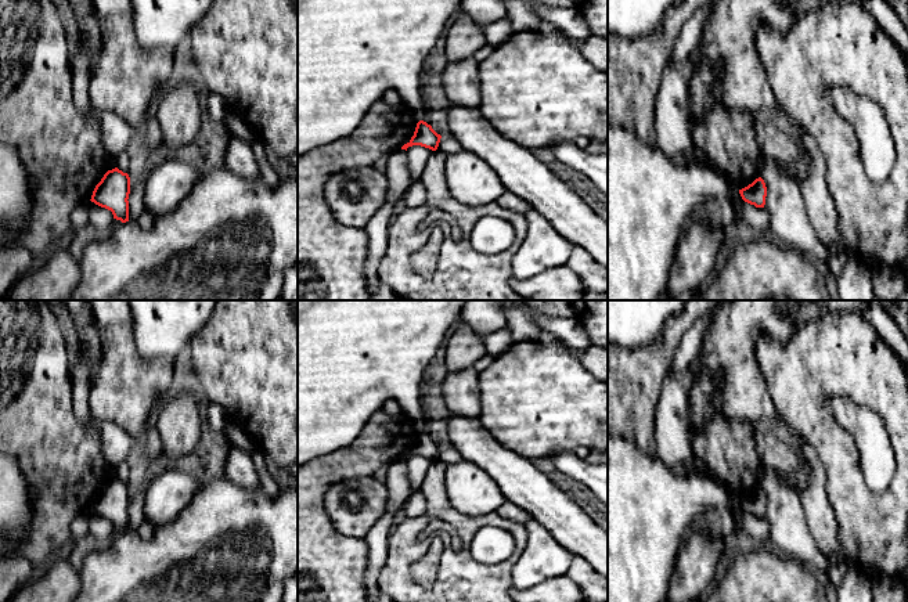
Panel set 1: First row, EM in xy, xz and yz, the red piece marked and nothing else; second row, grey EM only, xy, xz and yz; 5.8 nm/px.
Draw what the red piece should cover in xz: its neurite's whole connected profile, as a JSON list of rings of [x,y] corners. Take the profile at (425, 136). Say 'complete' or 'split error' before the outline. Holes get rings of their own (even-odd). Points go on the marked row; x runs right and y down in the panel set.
complete; [[[419,120],[417,123],[414,136],[411,137],[411,140],[407,144],[404,144],[401,147],[401,149],[406,149],[407,151],[408,147],[421,145],[421,147],[429,148],[432,151],[436,151],[437,147],[439,147],[440,138],[442,138],[442,136],[437,134],[432,129],[430,125],[428,125],[424,120]]]

